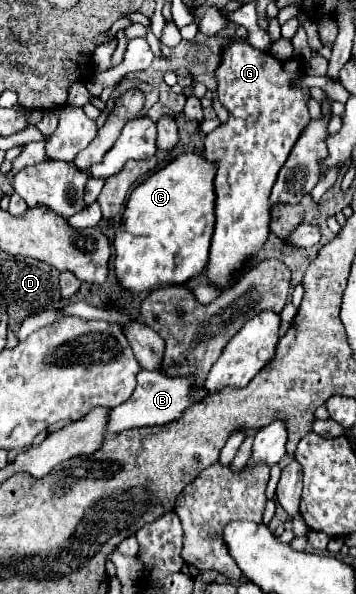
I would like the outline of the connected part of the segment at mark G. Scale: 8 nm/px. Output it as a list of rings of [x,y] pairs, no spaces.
[[[235,41],[229,43],[223,51],[223,61],[219,69],[215,71],[217,75],[217,97],[219,101],[227,107],[229,119],[227,123],[219,125],[215,131],[211,131],[205,137],[205,151],[203,155],[217,165],[217,175],[215,175],[215,233],[211,239],[211,249],[209,249],[209,263],[207,263],[207,279],[215,289],[227,289],[233,279],[245,269],[249,259],[257,255],[257,251],[263,247],[269,235],[269,193],[271,187],[277,179],[279,169],[283,167],[287,155],[291,153],[299,133],[303,127],[309,123],[309,109],[307,109],[307,99],[309,91],[307,89],[293,89],[289,85],[291,79],[301,79],[305,77],[305,65],[297,59],[287,59],[279,61],[267,51],[259,51],[251,47],[247,41]]]

